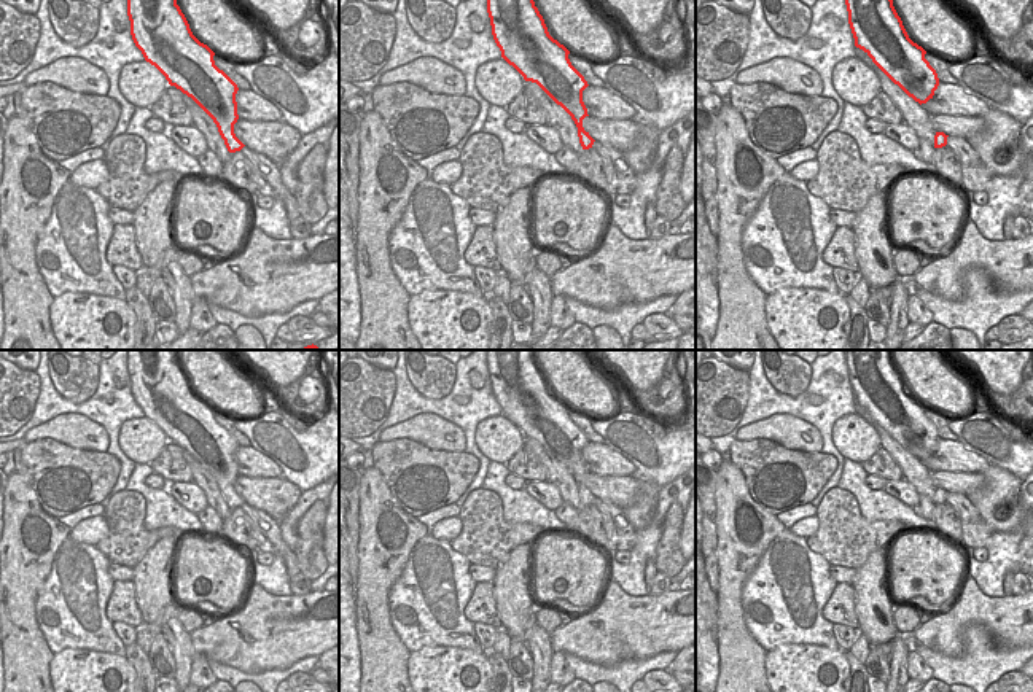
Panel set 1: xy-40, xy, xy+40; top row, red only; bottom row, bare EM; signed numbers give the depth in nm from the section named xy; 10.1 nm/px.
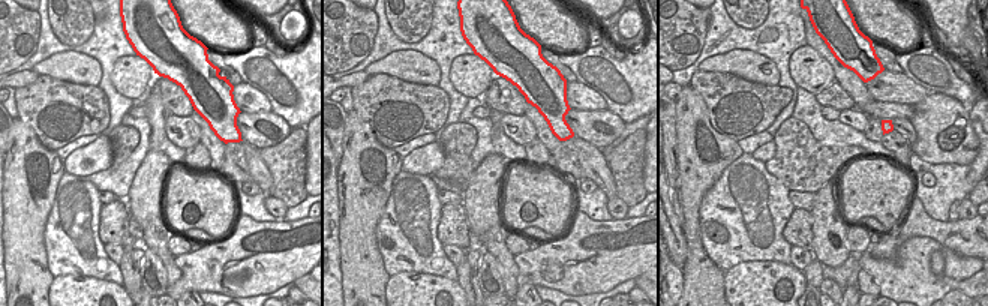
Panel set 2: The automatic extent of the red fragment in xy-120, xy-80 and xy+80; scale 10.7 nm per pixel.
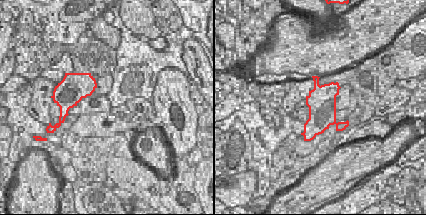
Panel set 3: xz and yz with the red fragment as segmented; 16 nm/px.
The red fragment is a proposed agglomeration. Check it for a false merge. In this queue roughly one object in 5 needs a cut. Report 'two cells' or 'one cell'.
one cell

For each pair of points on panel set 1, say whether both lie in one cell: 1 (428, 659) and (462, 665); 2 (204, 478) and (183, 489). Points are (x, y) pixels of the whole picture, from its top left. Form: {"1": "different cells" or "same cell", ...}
{"1": "same cell", "2": "different cells"}

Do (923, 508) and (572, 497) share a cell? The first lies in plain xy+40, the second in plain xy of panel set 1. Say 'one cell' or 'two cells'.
two cells

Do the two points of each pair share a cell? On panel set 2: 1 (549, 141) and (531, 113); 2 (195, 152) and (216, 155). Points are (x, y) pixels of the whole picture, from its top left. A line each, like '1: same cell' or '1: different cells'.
1: same cell
2: different cells

